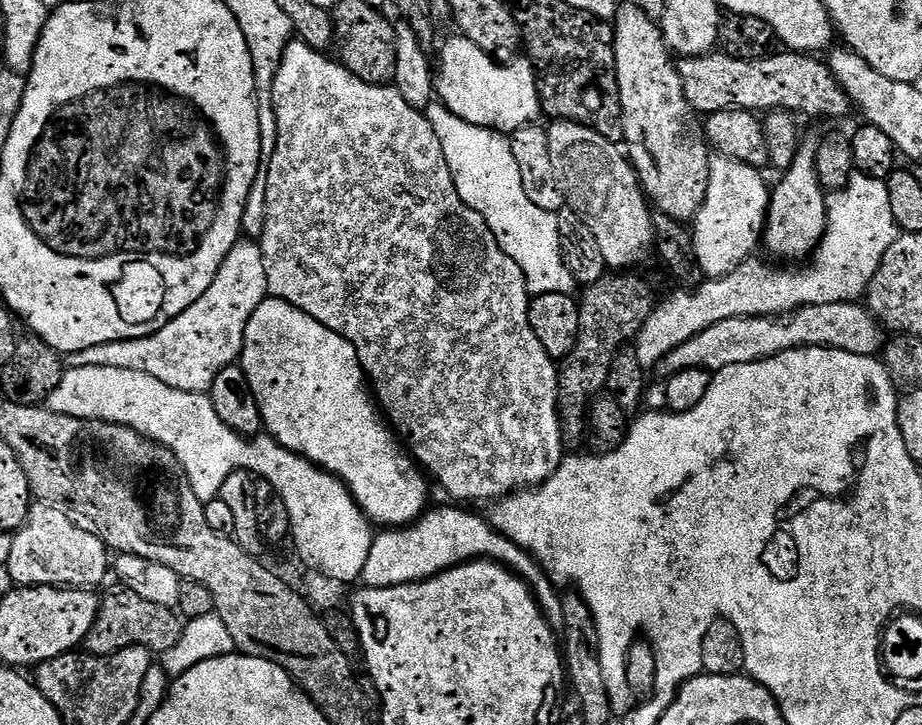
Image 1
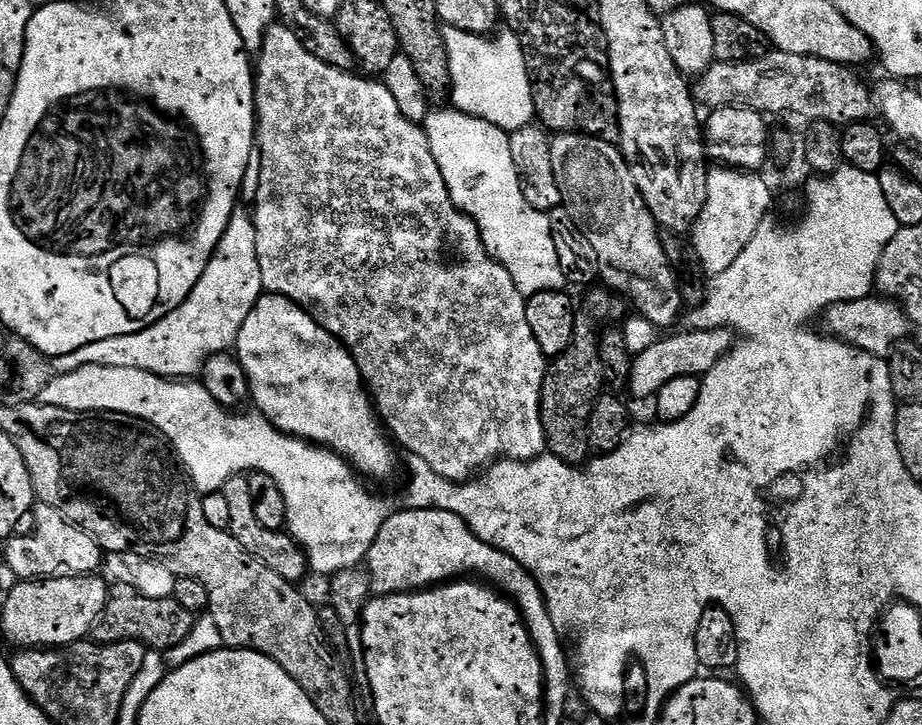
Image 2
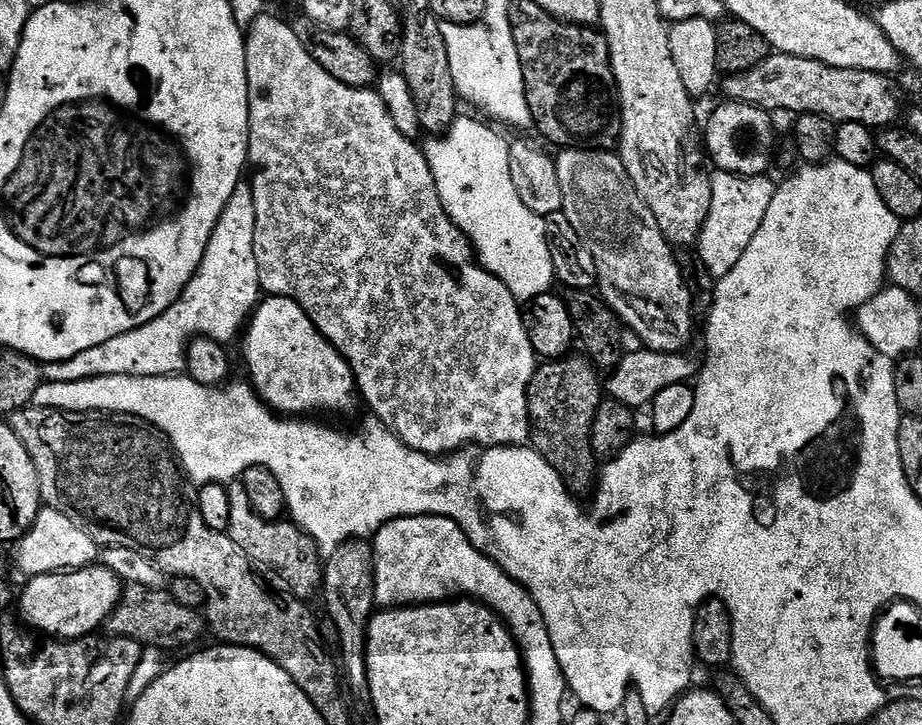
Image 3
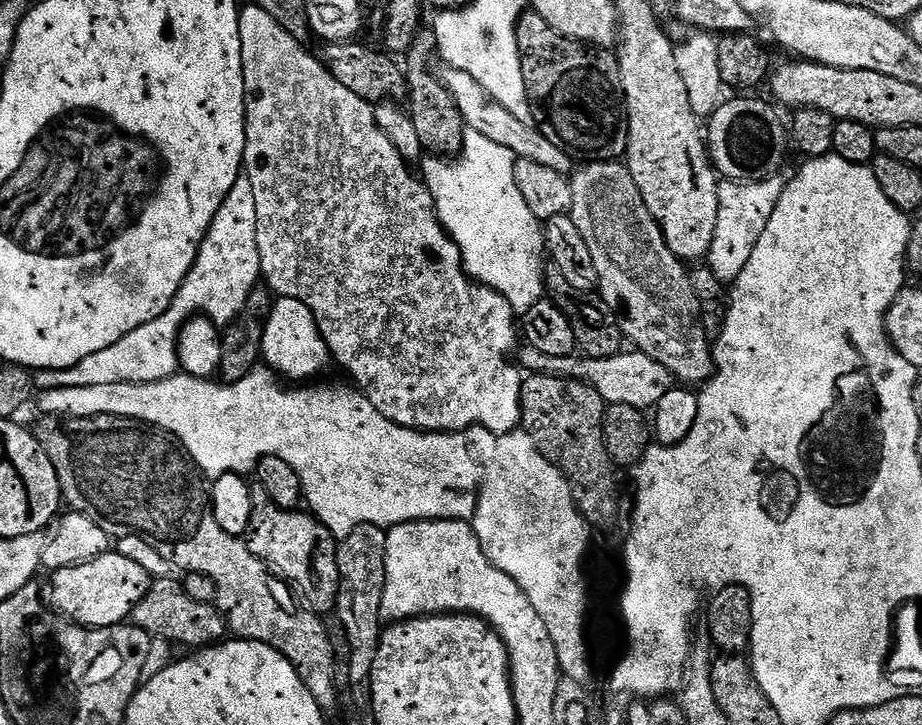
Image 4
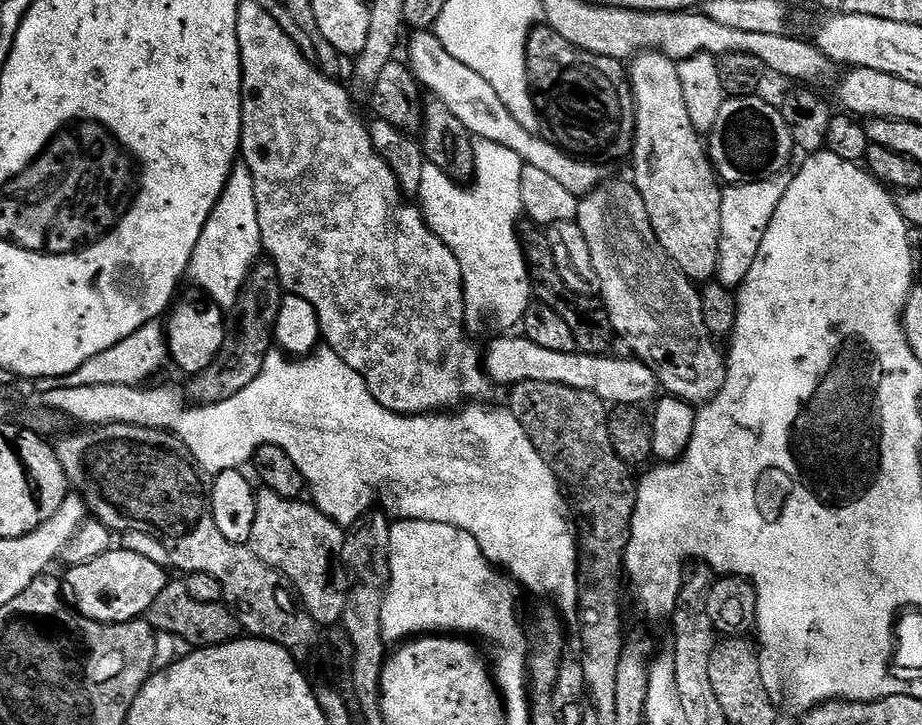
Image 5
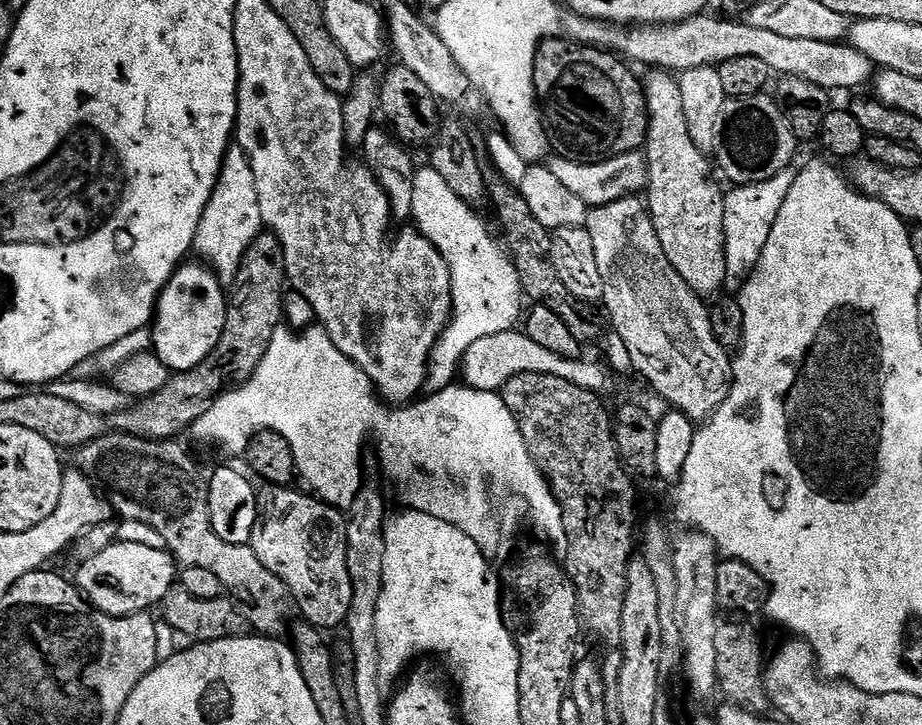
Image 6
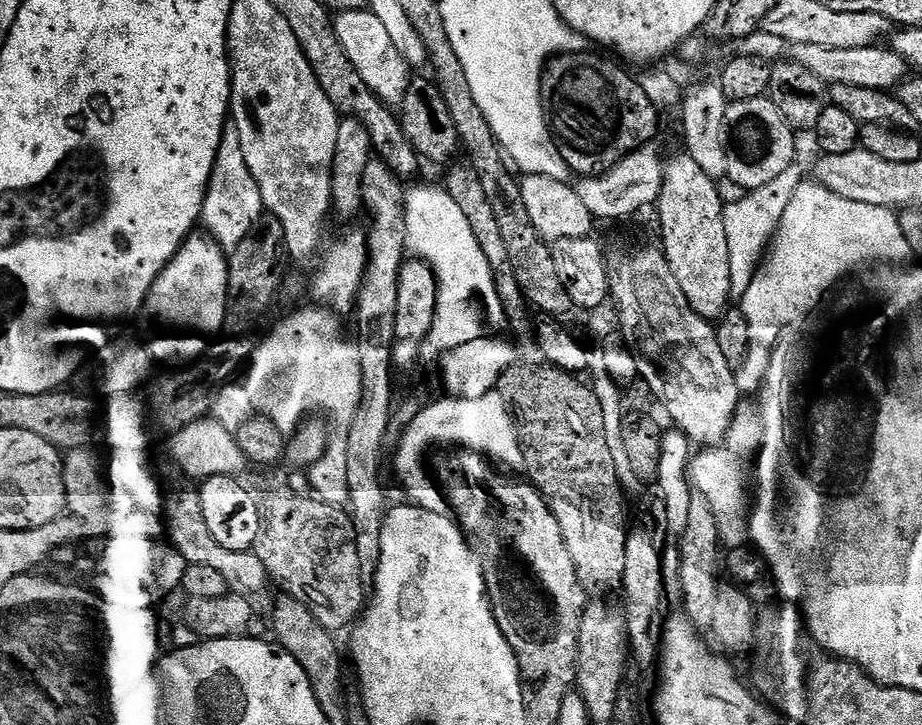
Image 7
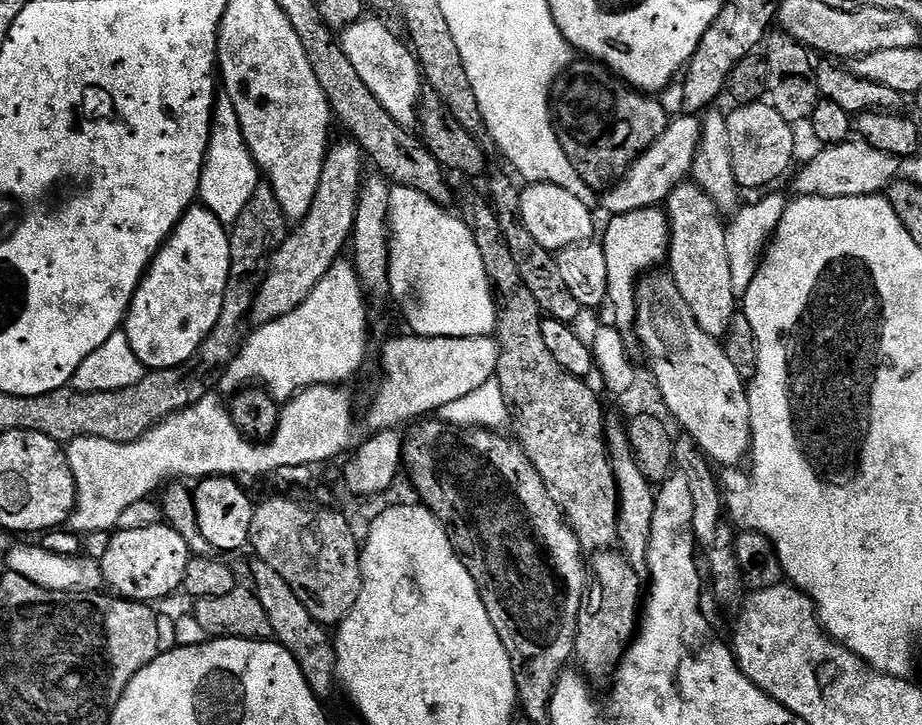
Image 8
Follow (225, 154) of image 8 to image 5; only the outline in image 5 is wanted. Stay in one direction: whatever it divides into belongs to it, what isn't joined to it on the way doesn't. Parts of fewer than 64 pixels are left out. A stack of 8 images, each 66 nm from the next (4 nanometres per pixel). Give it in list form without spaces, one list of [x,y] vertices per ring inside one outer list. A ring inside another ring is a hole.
[[[242,162],[232,165],[232,173],[228,176],[226,186],[198,238],[198,246],[194,246],[194,254],[188,263],[187,279],[197,284],[199,291],[213,304],[222,310],[231,310],[240,296],[246,278],[252,273],[252,267],[262,256],[260,227],[258,226],[258,201],[254,198],[254,178],[250,178],[250,170]]]

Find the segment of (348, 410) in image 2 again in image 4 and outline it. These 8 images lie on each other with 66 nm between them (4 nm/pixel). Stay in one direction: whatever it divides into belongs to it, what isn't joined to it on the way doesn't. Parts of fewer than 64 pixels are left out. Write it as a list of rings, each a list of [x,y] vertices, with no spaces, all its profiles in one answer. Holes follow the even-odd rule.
[[[285,296],[273,303],[272,311],[264,320],[264,337],[260,350],[263,363],[285,381],[292,380],[288,382],[315,381],[315,376],[330,364],[330,353],[318,330],[314,314],[302,302]]]

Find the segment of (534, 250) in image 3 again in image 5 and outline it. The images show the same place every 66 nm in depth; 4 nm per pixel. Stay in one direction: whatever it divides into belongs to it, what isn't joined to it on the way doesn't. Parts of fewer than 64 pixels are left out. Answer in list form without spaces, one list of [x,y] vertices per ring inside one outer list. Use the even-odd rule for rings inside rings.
[[[476,140],[473,150],[476,175],[467,186],[451,180],[445,172],[438,170],[438,166],[425,163],[418,193],[418,207],[424,213],[424,221],[430,226],[430,230],[438,234],[438,238],[442,238],[446,246],[450,246],[454,258],[458,258],[464,283],[465,321],[472,325],[480,324],[483,320],[493,320],[500,330],[512,330],[515,329],[512,328],[515,324],[517,327],[523,321],[528,305],[534,300],[528,264],[524,261],[522,236],[518,228],[516,232],[516,223],[524,216],[520,179],[525,163],[518,158],[518,154],[514,154],[514,150],[498,146],[498,142]]]

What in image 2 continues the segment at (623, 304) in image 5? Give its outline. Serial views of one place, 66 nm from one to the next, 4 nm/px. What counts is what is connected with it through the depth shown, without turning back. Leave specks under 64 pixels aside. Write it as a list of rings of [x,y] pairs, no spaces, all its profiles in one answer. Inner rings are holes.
[[[566,132],[551,137],[550,158],[562,206],[570,214],[570,218],[574,218],[586,242],[594,246],[594,254],[600,267],[599,279],[605,280],[608,283],[605,285],[623,297],[631,307],[633,304],[641,312],[637,313],[653,329],[670,327],[679,318],[680,307],[684,304],[683,298],[680,297],[680,288],[676,285],[678,272],[667,260],[666,244],[660,241],[661,229],[638,190],[636,179],[632,177],[632,169],[624,159],[624,153],[613,141],[611,144],[608,138],[585,136],[582,132]]]

